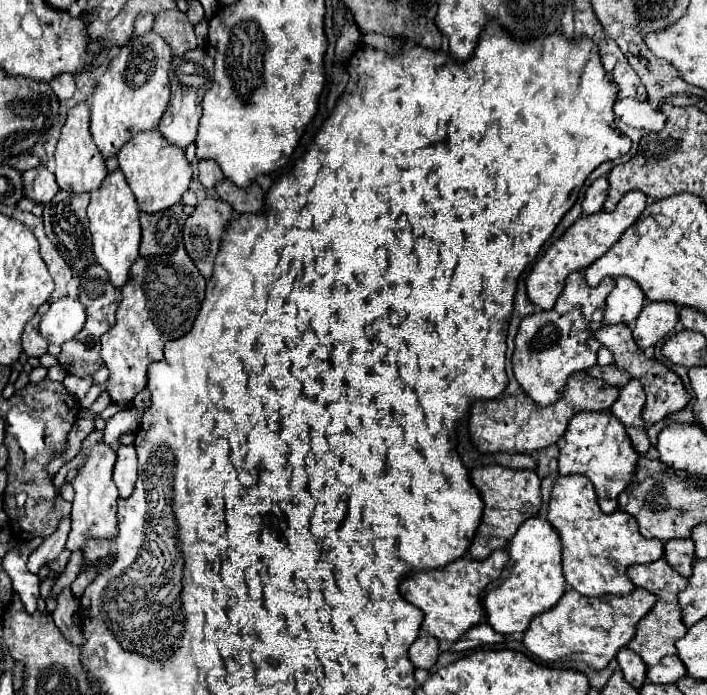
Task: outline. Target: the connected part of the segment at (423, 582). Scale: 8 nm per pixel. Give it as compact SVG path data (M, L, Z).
M494 551L490 557L486 557L482 561L476 561L470 557L460 557L442 569L420 571L420 573L406 577L400 583L402 597L424 613L424 621L422 621L424 631L420 631L420 635L408 649L408 657L414 663L414 667L432 669L432 665L436 663L438 653L440 653L438 639L456 641L464 631L468 631L470 627L474 627L482 621L482 617L484 617L484 609L480 603L482 591L486 589L488 583L492 583L500 577L506 563L508 563L506 551Z

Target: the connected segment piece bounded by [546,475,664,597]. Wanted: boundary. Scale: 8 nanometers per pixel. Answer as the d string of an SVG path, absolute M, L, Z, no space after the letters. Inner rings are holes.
M584 475L558 477L548 503L550 525L554 525L562 543L562 569L566 585L584 597L628 595L634 585L628 581L626 569L634 563L652 563L664 555L664 545L658 539L646 539L638 531L638 523L624 511L610 515L602 513L596 501L594 485Z

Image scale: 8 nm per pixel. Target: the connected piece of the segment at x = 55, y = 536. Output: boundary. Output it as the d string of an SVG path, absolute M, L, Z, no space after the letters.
M64 517L60 523L58 523L58 529L46 537L42 541L42 545L30 555L28 559L28 571L40 571L42 565L50 563L52 559L58 557L58 553L64 549L66 545L66 537L70 533L70 517Z

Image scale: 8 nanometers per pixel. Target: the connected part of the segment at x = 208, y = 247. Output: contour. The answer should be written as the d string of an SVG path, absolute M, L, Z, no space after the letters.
M206 195L194 207L194 213L186 219L186 225L184 225L184 247L186 247L190 259L196 263L196 267L200 269L200 273L204 277L212 275L212 263L214 263L214 257L218 255L218 243L220 243L220 237L222 237L222 233L226 229L226 223L230 219L232 219L232 207L226 205L226 201L214 199L210 195Z

